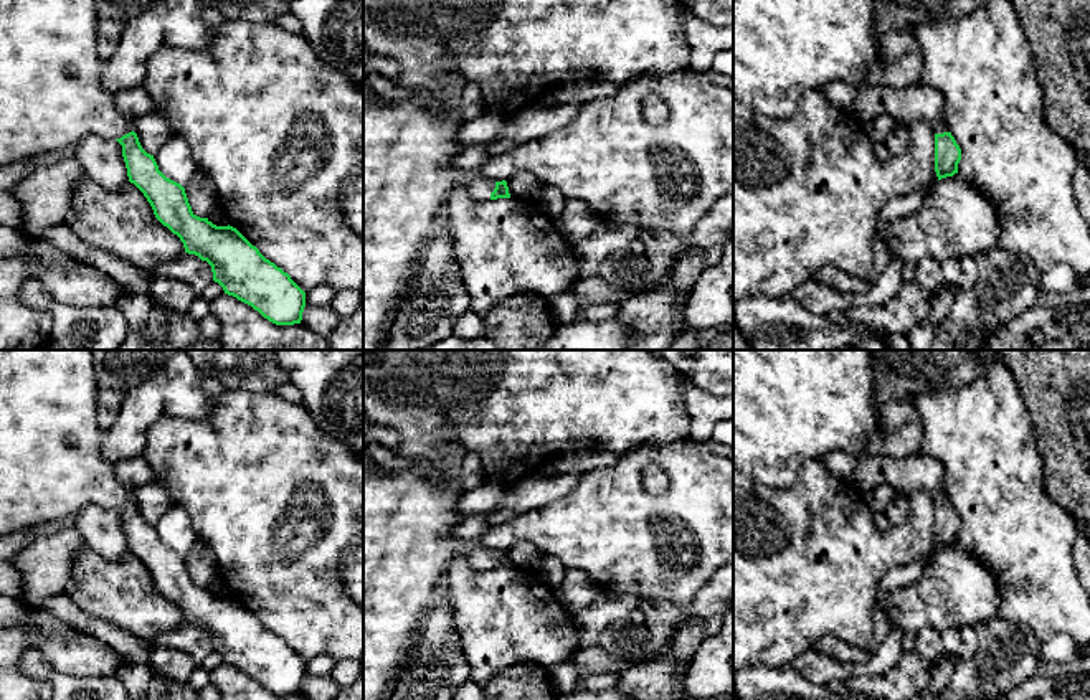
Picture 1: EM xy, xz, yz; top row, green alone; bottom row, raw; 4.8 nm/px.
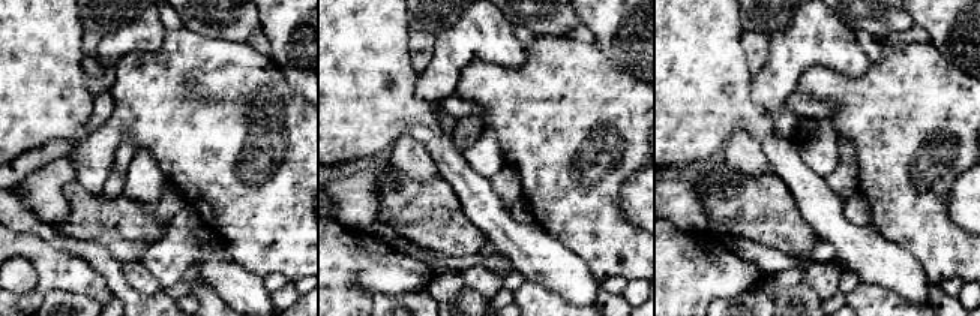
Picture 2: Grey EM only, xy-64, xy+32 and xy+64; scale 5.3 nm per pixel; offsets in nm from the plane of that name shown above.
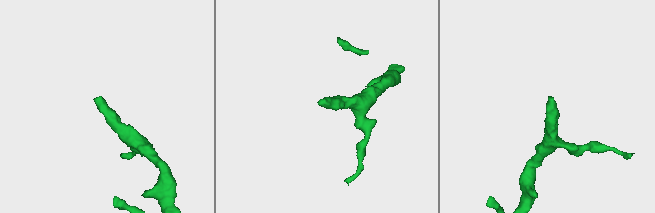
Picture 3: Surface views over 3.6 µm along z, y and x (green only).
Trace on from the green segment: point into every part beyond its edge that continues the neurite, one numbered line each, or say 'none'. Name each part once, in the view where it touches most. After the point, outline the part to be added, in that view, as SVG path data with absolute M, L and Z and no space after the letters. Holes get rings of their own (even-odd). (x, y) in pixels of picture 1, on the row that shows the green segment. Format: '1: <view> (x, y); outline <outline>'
1: xy (52, 96); outline M0 0L0 165L71 152L88 134L121 139L134 130L101 81L96 0Z

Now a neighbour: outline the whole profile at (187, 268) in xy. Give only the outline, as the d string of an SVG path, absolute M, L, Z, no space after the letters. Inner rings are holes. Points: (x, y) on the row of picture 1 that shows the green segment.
M182 253L175 259L155 266L147 274L150 277L154 274L175 277L188 284L195 294L200 294L210 282L213 282L211 266L206 261L201 261L198 256L188 253Z

